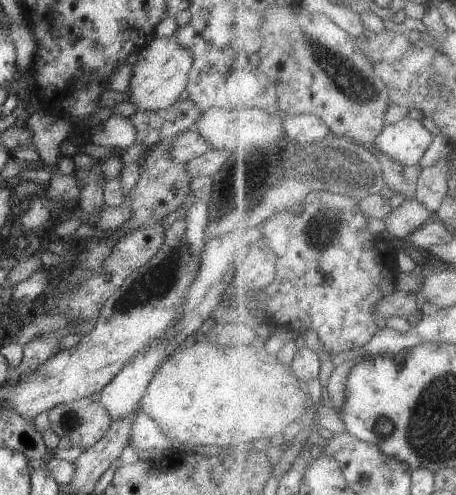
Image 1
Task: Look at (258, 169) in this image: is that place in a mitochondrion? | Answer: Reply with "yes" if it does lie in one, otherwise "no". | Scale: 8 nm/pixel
no

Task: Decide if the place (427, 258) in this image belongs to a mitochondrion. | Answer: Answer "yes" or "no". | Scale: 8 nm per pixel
no

